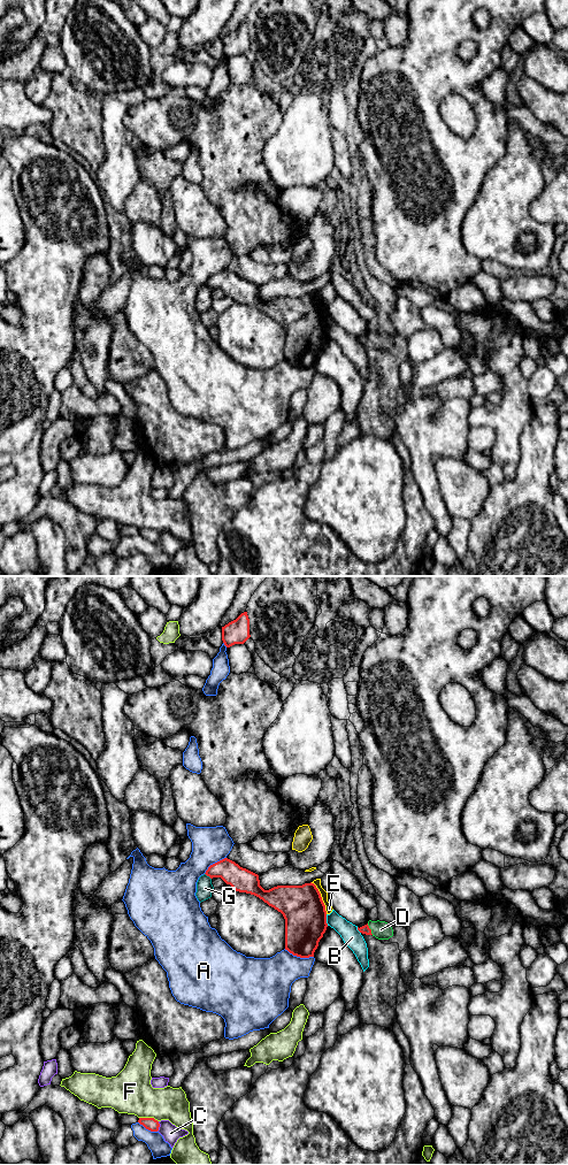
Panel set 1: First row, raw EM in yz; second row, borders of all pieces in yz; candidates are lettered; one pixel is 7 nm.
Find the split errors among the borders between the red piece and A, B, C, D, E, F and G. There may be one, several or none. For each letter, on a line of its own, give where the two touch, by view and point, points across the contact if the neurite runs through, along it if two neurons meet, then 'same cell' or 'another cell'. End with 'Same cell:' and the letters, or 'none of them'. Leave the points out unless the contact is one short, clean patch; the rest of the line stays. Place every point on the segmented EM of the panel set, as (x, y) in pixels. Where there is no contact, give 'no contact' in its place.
A: contact yz (299, 956); another cell
B: contact yz (325, 920); border yz (325, 914), (328, 925); another cell
C: contact yz (159, 1126); another cell
D: contact yz (370, 929); way yz (365, 929), (370, 929), (381, 929); same cell
E: contact yz (321, 897); border yz (311, 882), (317, 889), (327, 913); another cell
F: contact yz (148, 1118); another cell
G: contact yz (208, 875); border yz (205, 873), (210, 879); another cell
Same cell: D

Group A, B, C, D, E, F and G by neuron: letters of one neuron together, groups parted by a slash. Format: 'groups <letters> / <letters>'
groups A / B E / C / D / F / G

